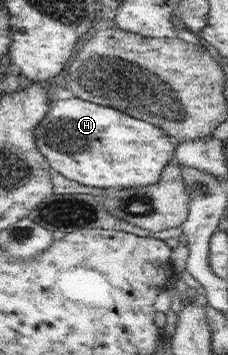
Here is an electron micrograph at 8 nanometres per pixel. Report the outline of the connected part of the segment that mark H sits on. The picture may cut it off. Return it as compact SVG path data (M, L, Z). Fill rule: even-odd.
M75 96L65 100L52 99L49 112L36 126L34 136L38 149L45 155L48 167L52 167L67 179L92 188L152 186L159 181L163 167L173 162L177 147L177 141L158 126L143 119L133 118L110 106Z

